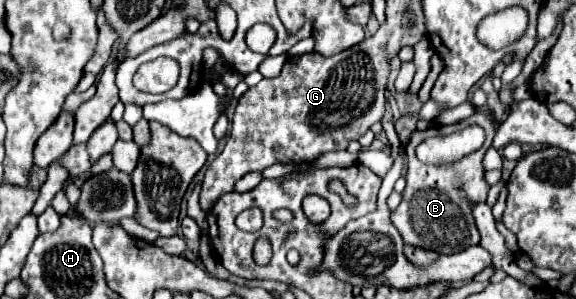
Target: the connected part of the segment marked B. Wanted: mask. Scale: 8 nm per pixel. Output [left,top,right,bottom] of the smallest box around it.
[391,112,495,254]

